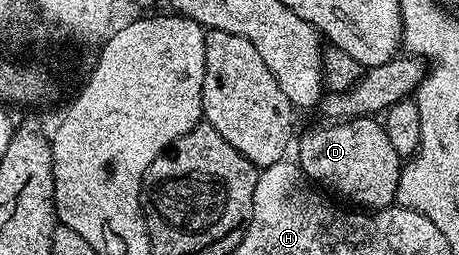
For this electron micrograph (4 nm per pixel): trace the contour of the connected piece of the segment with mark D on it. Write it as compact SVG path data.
M362 117L329 121L324 125L326 127L311 128L302 137L301 144L300 139L296 144L295 159L305 176L326 192L334 191L329 193L342 195L346 199L344 202L354 208L394 206L403 159L399 153L395 153L382 124L376 118Z

